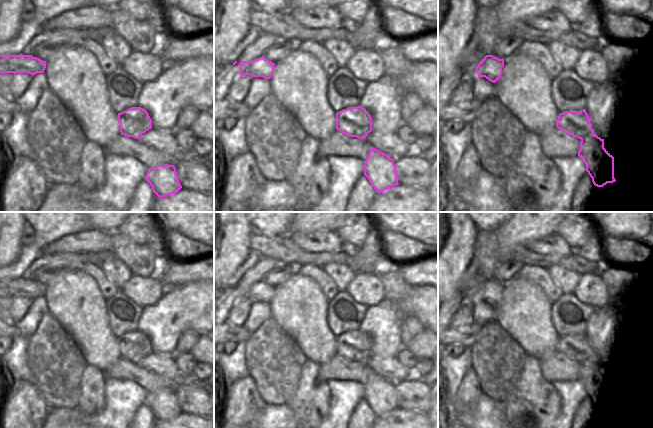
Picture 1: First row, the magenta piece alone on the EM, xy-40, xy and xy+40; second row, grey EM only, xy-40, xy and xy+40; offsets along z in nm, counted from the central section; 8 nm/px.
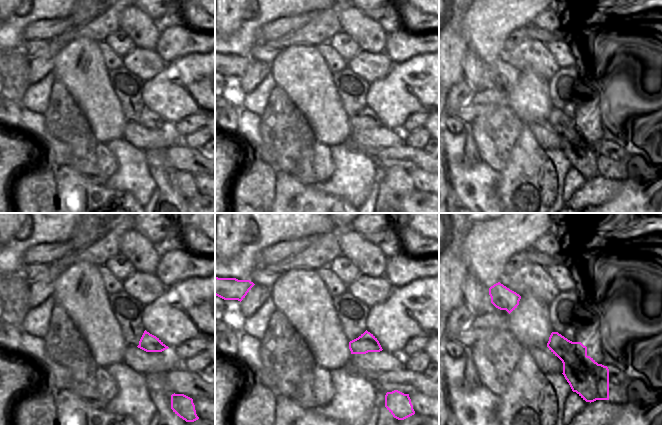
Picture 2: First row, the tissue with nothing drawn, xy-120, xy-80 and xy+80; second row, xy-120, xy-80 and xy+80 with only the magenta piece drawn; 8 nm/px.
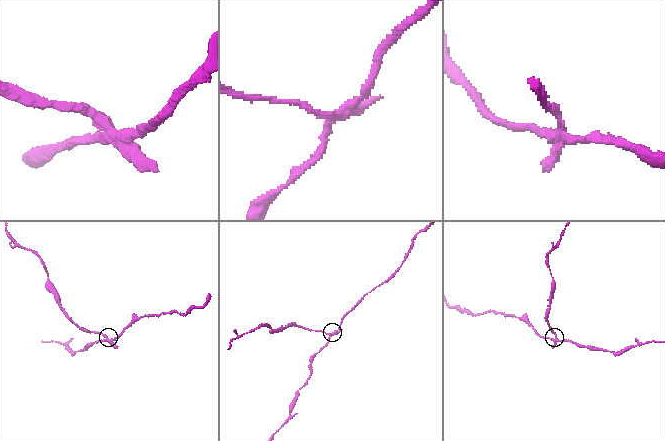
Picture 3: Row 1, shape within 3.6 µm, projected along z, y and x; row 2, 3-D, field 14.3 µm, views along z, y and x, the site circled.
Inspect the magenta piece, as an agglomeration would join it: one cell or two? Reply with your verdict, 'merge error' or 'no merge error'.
merge error

